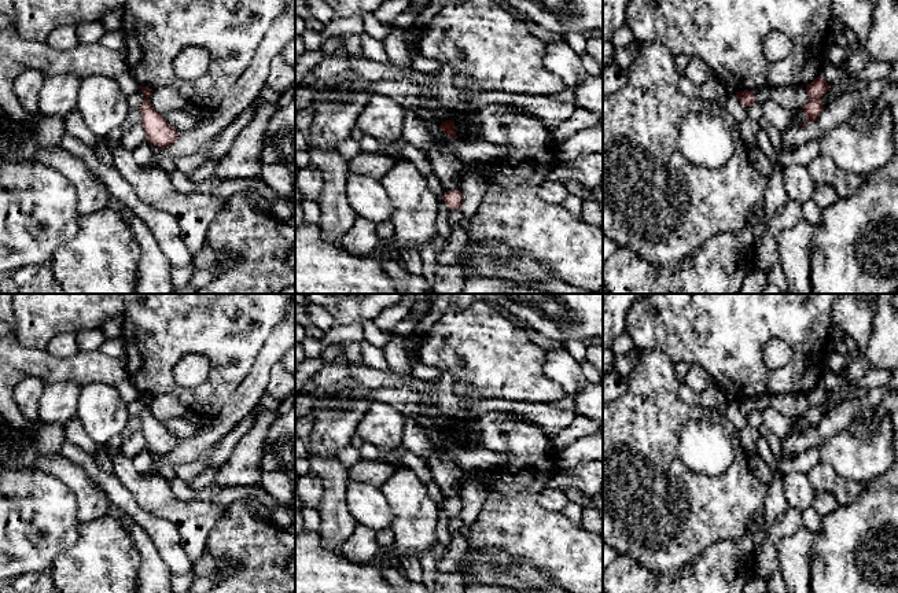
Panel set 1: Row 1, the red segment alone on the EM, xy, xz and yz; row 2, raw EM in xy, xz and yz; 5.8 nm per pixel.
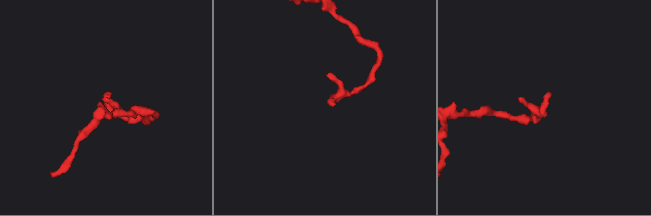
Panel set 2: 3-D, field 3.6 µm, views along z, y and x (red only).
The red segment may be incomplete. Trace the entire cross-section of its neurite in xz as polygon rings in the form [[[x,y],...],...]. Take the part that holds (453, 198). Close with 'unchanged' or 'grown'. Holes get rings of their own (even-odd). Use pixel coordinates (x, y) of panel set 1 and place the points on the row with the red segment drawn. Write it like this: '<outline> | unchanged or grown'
[[[452,189],[444,194],[444,202],[445,205],[453,210],[453,209],[460,209],[463,196],[459,189]]] | unchanged

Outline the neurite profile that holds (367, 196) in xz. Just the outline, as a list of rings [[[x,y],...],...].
[[[349,173],[347,199],[358,217],[375,224],[393,217],[394,207],[380,180]]]

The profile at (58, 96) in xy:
[[[70,74],[45,75],[38,93],[38,113],[65,118],[76,110],[78,91],[84,78]]]

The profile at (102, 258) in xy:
[[[106,207],[80,216],[76,237],[51,261],[65,294],[136,294],[139,243],[126,220]]]

